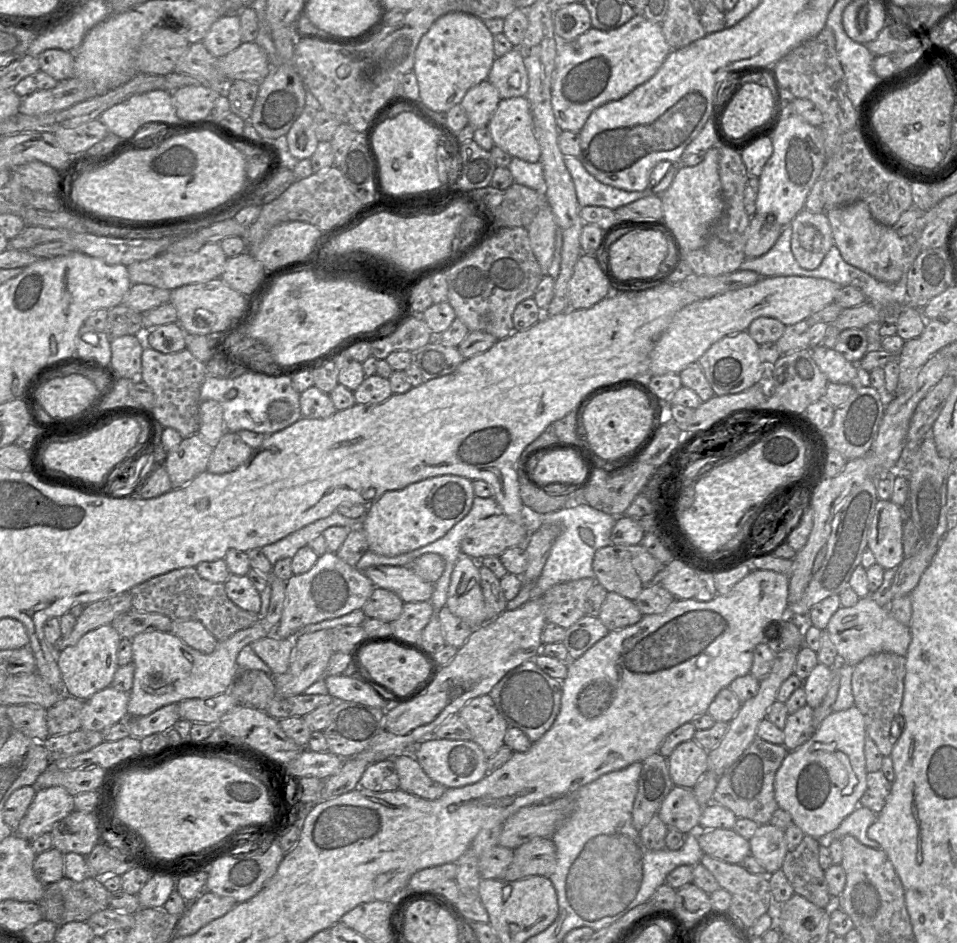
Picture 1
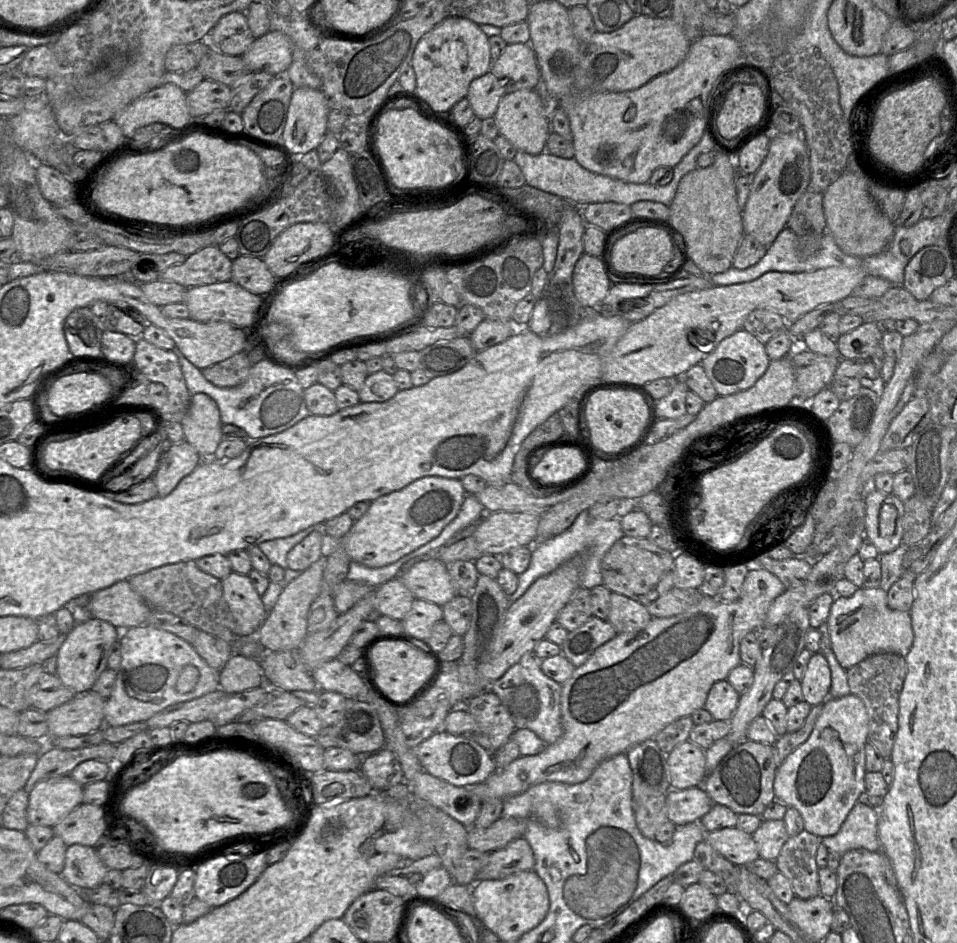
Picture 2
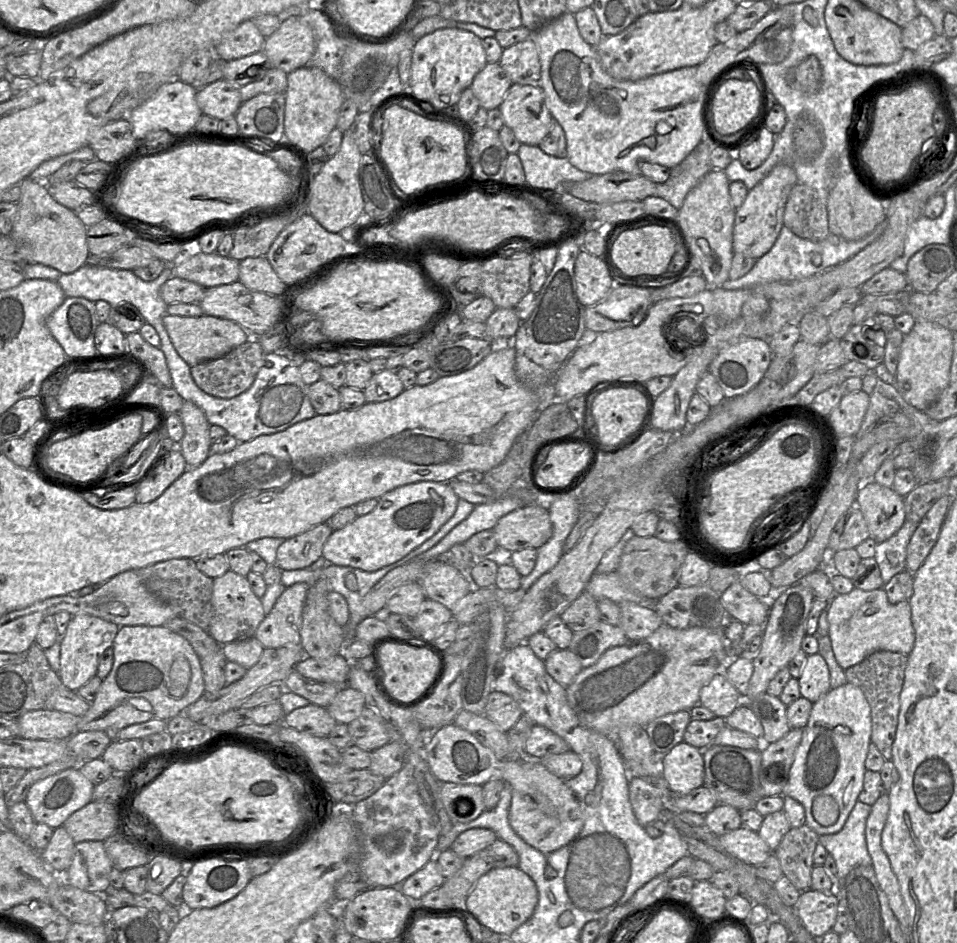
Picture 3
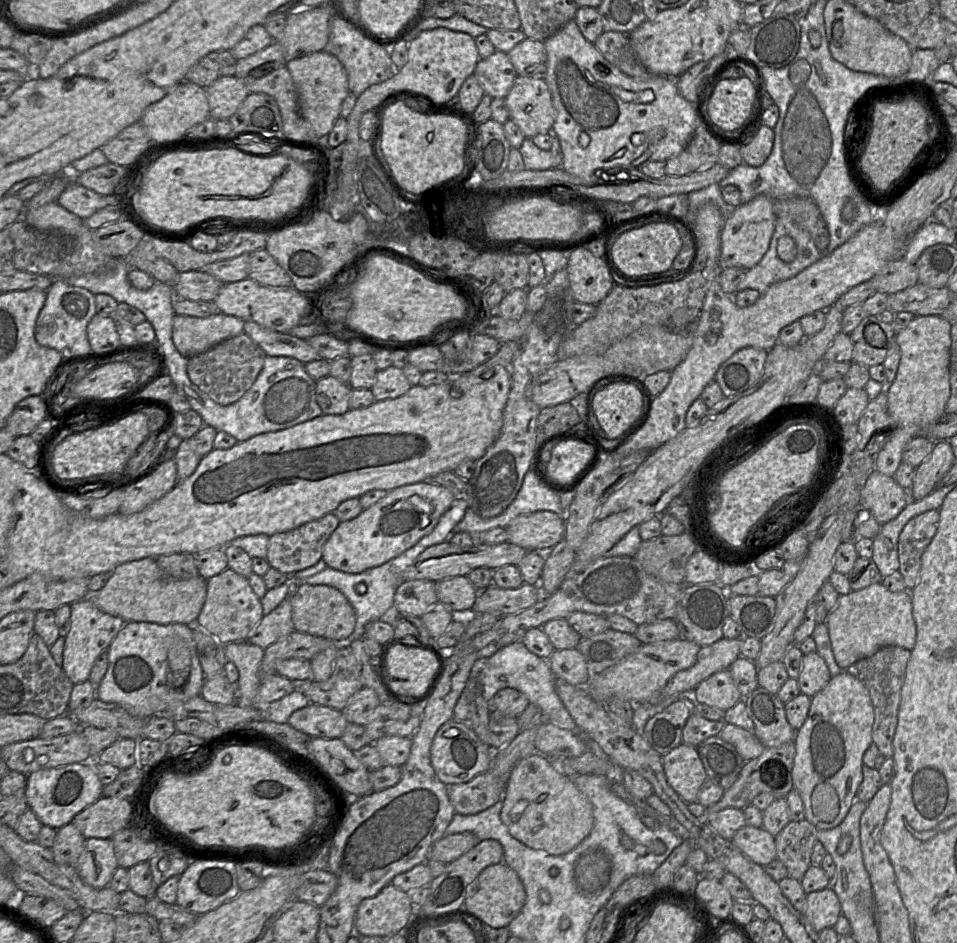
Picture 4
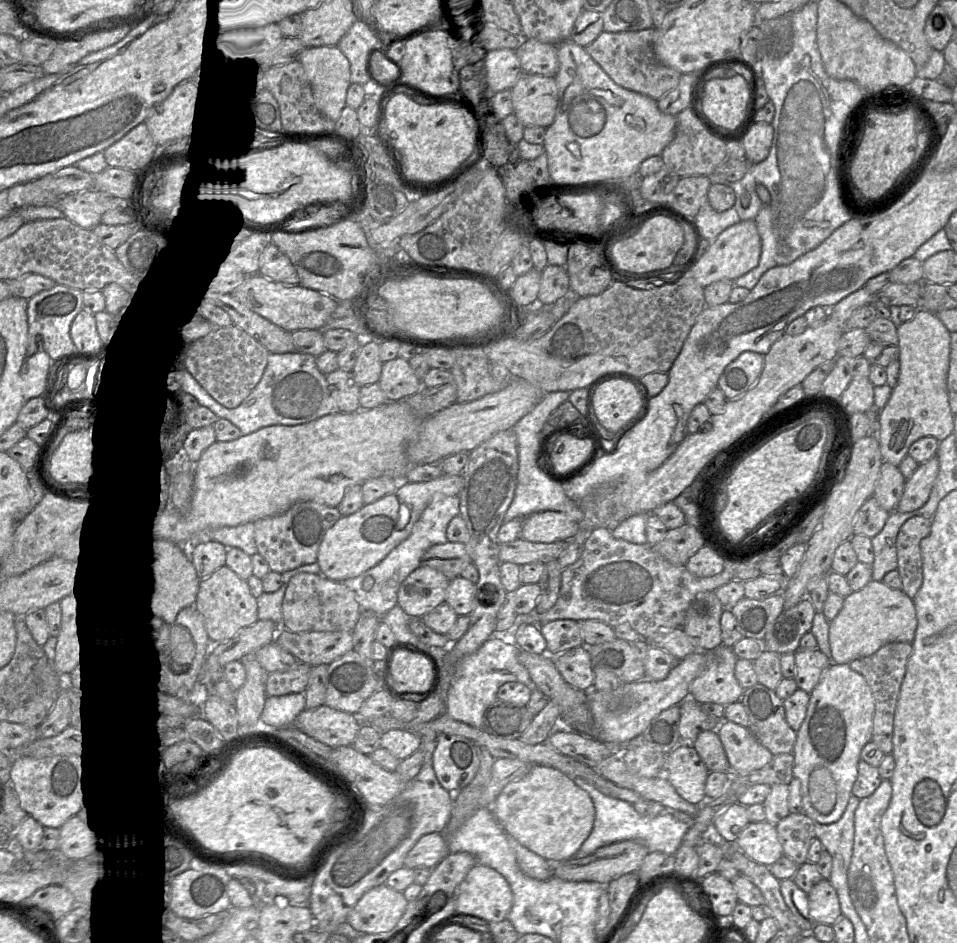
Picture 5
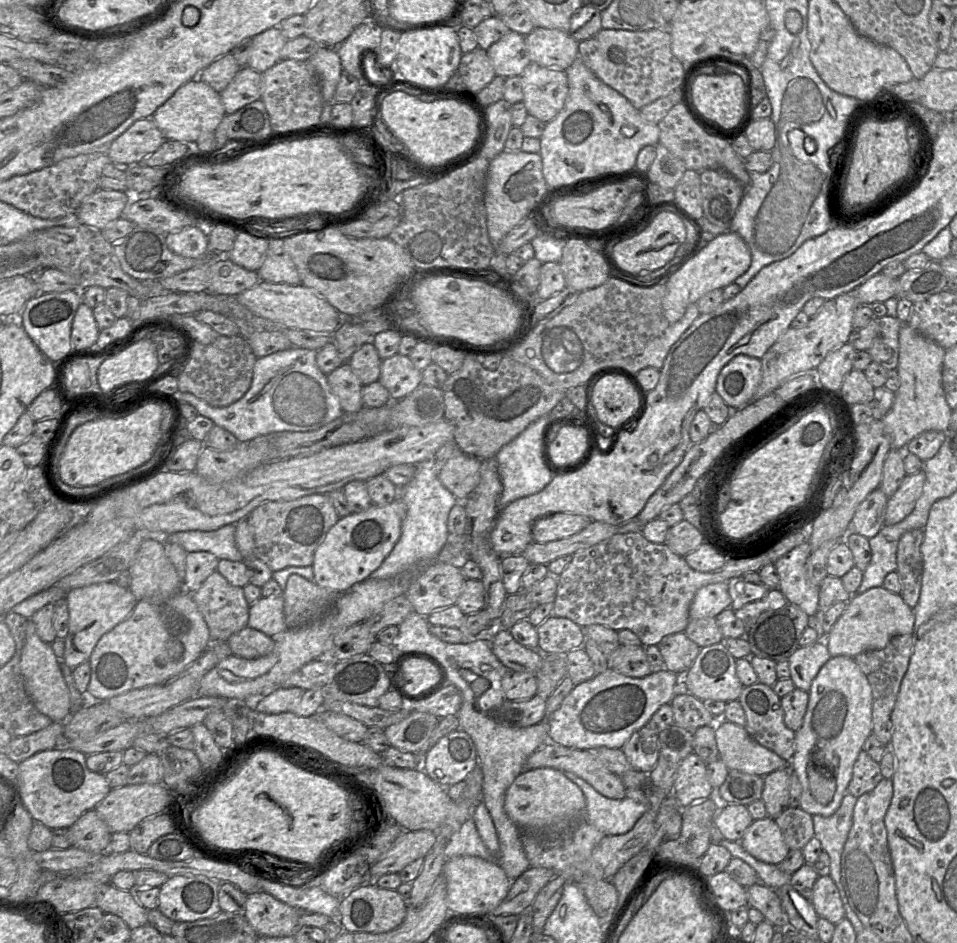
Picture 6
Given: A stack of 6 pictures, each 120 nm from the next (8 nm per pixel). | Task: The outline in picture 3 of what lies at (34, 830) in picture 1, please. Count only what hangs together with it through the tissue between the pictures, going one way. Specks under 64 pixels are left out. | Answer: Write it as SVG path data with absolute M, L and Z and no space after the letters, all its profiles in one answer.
M78 767L63 770L34 783L28 791L26 805L36 823L44 823L55 829L63 825L74 812L92 801L93 785Z

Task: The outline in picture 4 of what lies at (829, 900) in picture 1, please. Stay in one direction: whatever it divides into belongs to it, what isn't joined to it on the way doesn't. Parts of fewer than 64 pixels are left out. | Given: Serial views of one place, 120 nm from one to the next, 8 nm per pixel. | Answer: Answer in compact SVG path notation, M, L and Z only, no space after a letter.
M806 819L790 821L774 838L777 858L787 868L788 877L801 881L811 865L818 829Z

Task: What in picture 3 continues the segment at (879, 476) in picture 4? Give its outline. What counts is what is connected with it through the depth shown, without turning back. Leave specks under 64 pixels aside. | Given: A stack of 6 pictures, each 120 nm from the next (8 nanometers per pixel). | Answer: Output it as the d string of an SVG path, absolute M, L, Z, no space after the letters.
M875 481L862 483L856 496L856 506L866 521L869 538L881 543L891 538L906 521L904 497L891 487Z

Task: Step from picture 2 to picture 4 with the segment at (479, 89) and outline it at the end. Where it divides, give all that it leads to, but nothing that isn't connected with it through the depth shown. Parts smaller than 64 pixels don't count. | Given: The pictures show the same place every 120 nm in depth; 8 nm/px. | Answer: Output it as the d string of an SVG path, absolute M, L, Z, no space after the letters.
M497 50L480 60L473 74L484 93L492 98L505 98L518 76L507 53Z

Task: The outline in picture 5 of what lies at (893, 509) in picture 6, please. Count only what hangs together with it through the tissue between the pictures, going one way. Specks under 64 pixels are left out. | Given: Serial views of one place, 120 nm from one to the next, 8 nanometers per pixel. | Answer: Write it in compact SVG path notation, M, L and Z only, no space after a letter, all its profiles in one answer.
M936 455L920 464L912 477L906 481L896 511L900 513L913 512L923 507L929 499L938 473L939 460Z

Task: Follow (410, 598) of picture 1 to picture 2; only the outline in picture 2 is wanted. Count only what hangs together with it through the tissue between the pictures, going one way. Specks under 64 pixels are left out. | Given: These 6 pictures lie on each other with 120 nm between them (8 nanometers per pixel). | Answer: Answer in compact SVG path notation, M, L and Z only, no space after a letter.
M436 557L422 560L401 571L397 578L415 599L425 600L440 607L457 595L448 567Z

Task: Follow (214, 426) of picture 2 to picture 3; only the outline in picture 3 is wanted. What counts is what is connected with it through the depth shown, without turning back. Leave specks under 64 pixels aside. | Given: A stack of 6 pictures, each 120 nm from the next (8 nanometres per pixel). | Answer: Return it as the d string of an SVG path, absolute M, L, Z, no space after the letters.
M184 401L178 414L185 431L183 439L178 443L178 449L183 454L188 468L196 468L211 454L211 424L205 413L193 402Z

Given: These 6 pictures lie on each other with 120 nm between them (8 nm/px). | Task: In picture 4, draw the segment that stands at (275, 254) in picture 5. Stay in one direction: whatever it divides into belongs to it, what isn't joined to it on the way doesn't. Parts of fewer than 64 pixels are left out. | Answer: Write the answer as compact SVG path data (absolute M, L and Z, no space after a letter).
M265 248L251 253L249 278L270 288L286 288L292 286L290 276Z

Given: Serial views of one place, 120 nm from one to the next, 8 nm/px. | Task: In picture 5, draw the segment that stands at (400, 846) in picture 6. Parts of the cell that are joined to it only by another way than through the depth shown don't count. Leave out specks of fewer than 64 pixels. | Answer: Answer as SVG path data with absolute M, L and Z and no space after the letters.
M444 833L425 834L407 853L403 867L411 869L419 866L434 868L447 855L448 845Z

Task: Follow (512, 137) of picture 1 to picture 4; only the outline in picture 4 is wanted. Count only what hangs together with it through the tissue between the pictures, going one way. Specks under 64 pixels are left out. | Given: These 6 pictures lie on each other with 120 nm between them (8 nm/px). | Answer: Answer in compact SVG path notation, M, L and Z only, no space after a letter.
M517 76L505 100L509 119L520 128L525 138L551 131L555 109L543 78Z

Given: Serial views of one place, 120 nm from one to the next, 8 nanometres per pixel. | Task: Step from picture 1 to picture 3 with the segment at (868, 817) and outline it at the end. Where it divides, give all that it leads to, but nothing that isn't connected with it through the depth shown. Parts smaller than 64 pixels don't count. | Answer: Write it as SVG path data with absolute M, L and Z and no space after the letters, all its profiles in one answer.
M858 800L839 832L819 836L819 843L833 856L837 866L835 887L836 881L843 880L853 868L872 864L865 840L870 811L870 805Z

